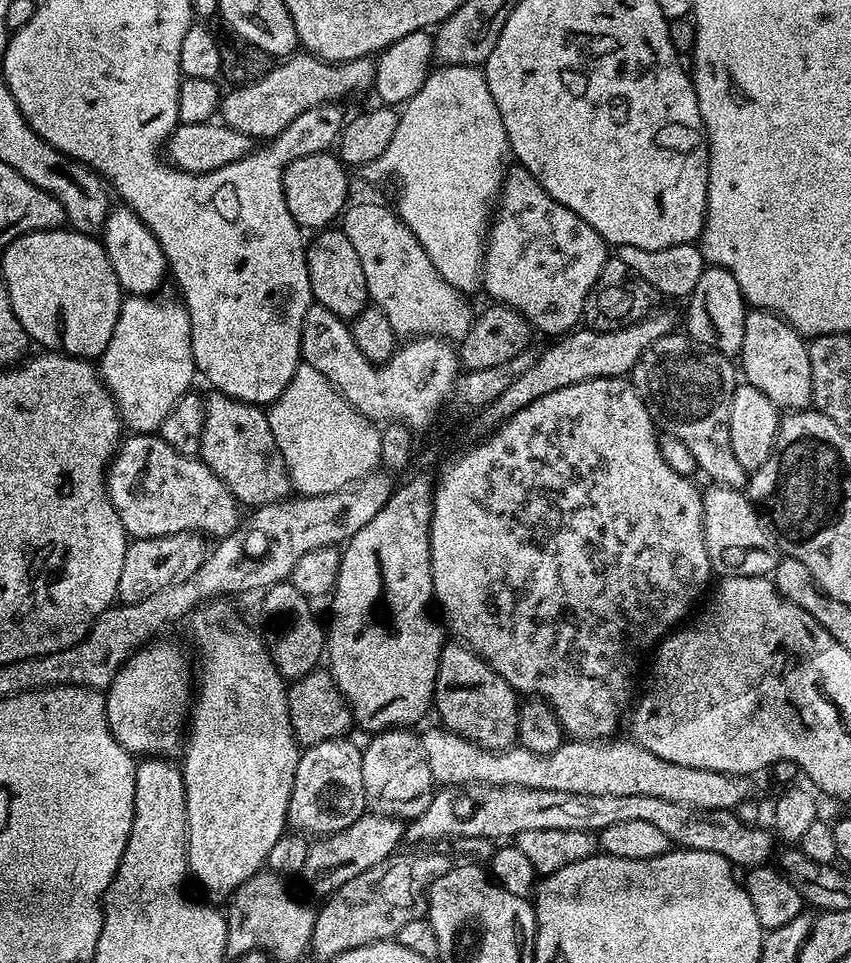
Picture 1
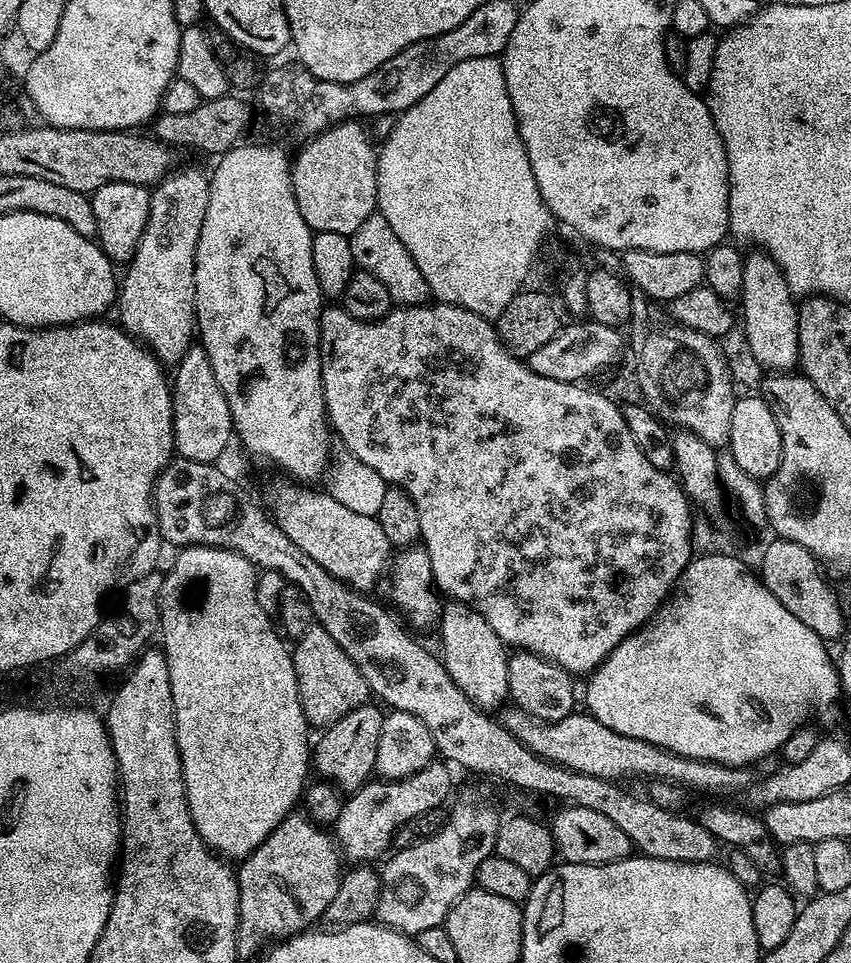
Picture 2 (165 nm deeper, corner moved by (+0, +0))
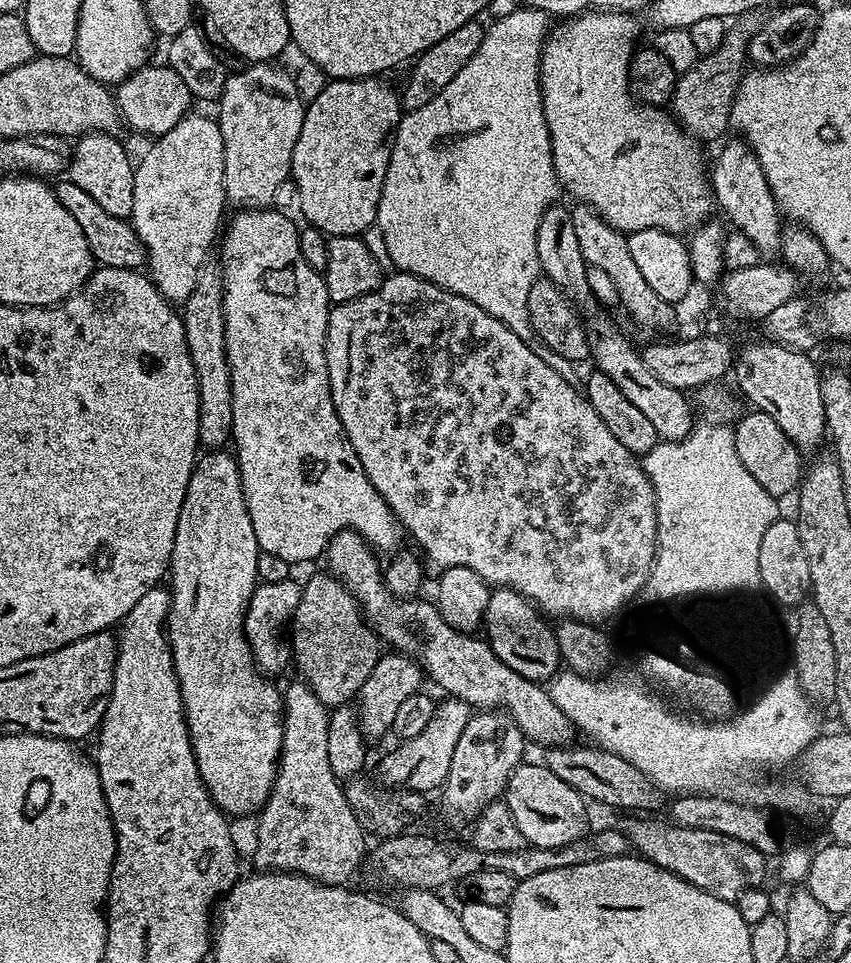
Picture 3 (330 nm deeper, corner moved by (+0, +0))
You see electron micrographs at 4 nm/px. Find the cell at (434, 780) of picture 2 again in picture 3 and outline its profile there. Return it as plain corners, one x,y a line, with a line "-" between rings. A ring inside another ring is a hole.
455,698
441,699
436,706
434,718
430,718
430,722
426,726
426,730
422,730
422,734
418,734
418,738
410,738
403,742
397,743
397,748
393,752
388,752
380,760
380,776
385,785
391,786
393,789
408,789
411,792
420,792
423,794
431,794
430,792
443,789
446,778
450,774
450,758
454,758
454,750
458,747
458,738
462,738
462,730
466,730
466,722
470,722
470,718
474,714
472,705
467,704
464,700

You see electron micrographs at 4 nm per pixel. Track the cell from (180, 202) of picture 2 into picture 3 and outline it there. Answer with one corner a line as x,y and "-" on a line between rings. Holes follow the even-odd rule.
183,116
166,134
151,141
148,153
135,165
134,174
134,210
130,217
132,229
144,247
146,272
152,284
173,302
183,302
190,298
198,278
205,271
208,251
213,248
221,231
220,219
224,216
226,201
224,199
224,147
222,130
215,119
208,116

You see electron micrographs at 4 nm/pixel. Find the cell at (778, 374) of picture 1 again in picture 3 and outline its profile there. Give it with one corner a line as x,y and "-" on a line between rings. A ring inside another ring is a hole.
725,139
724,149
710,164
710,187
717,205
724,207
731,227
737,232
746,234
754,246
758,246
761,257
775,257
780,250
780,233
782,231
782,213
770,186
766,182
766,174
762,174
762,162
758,162
756,152
744,141

